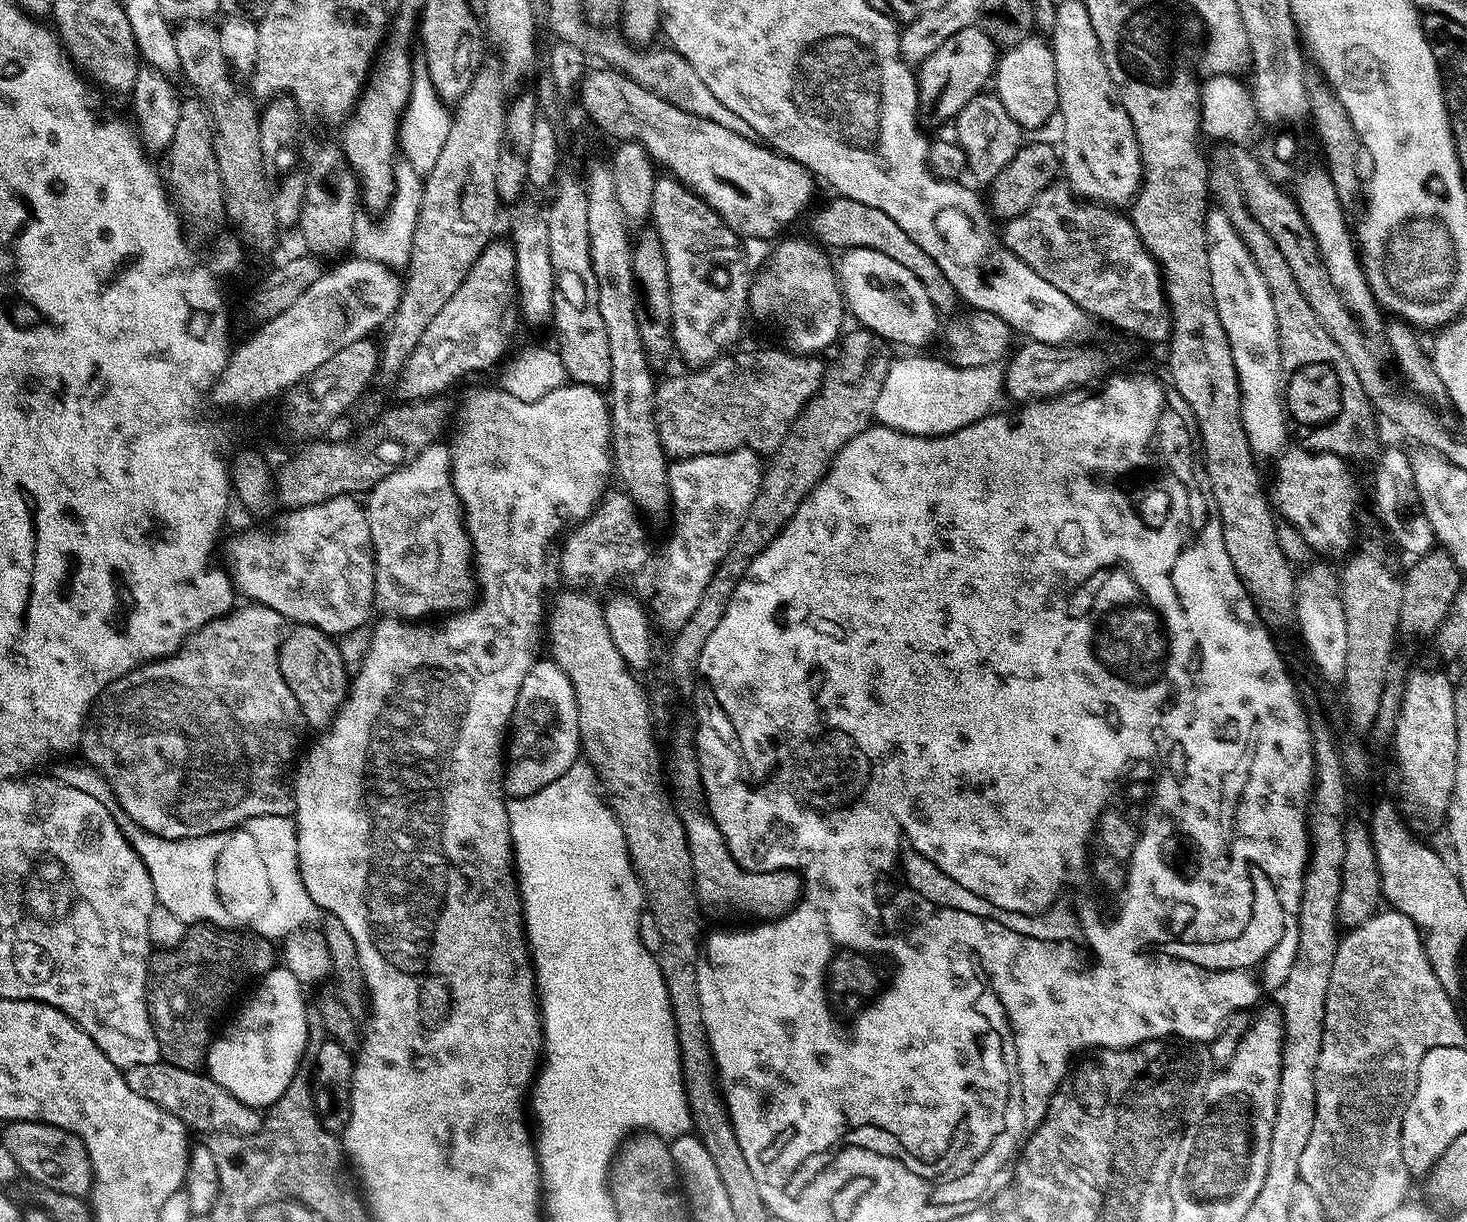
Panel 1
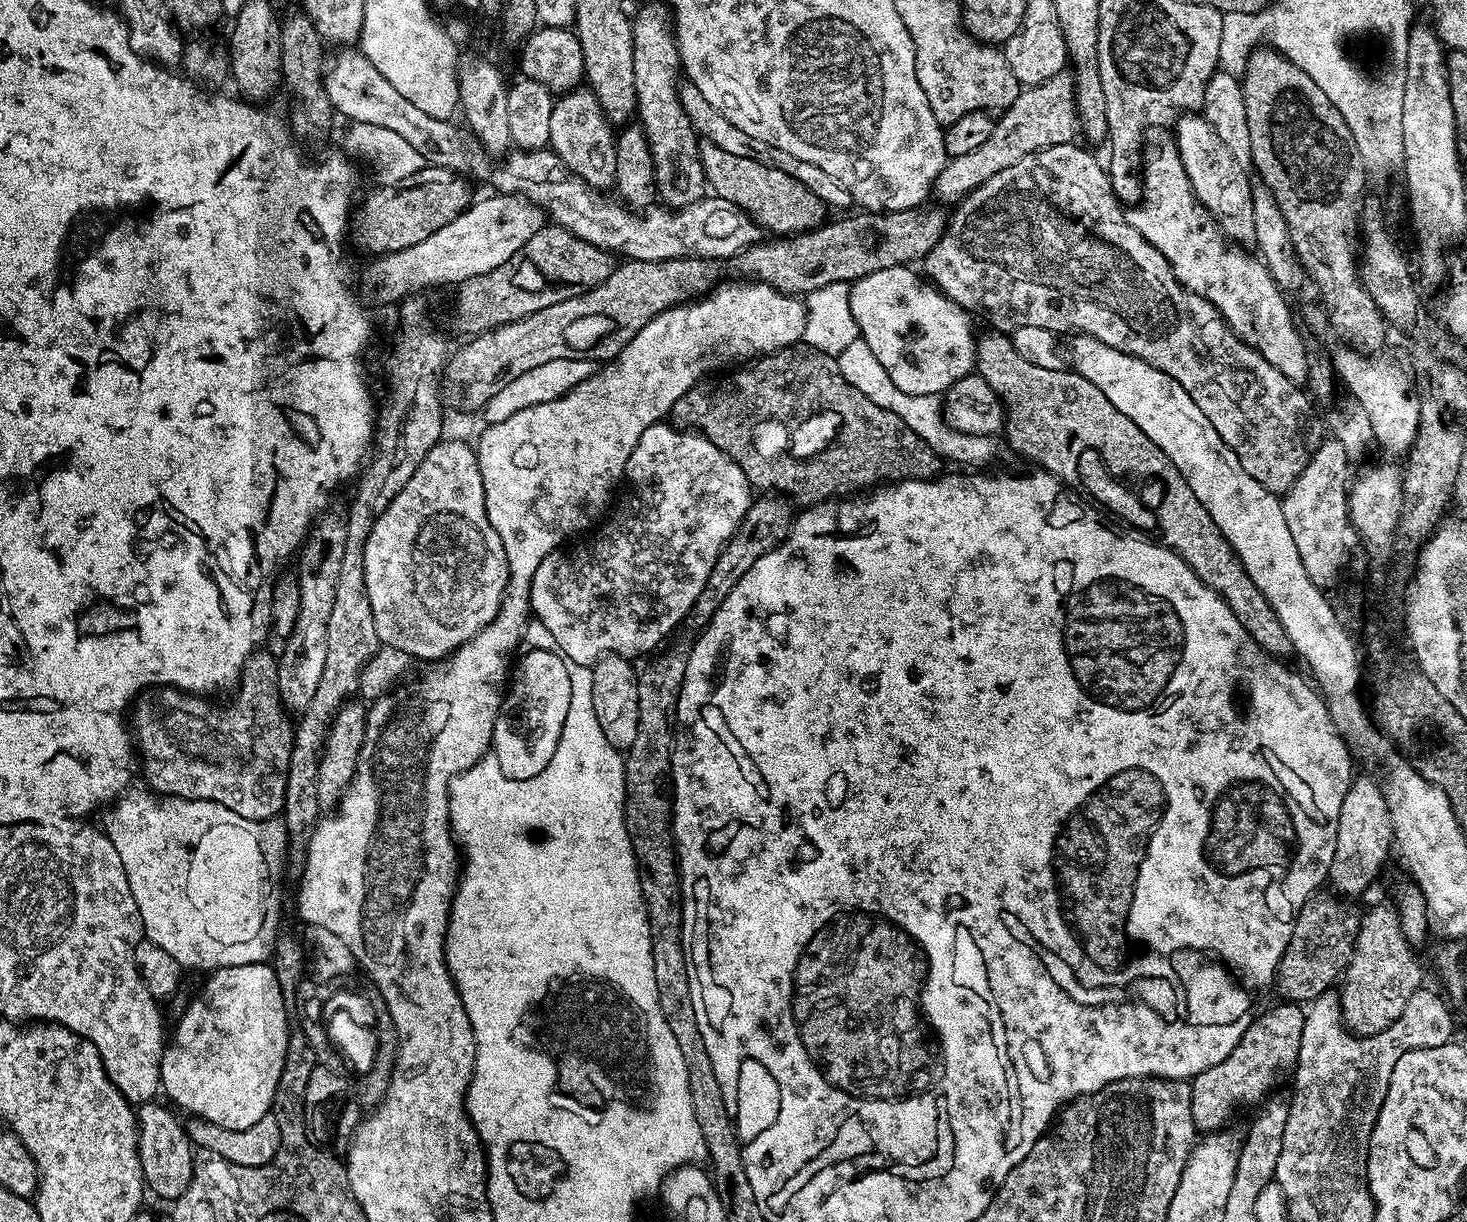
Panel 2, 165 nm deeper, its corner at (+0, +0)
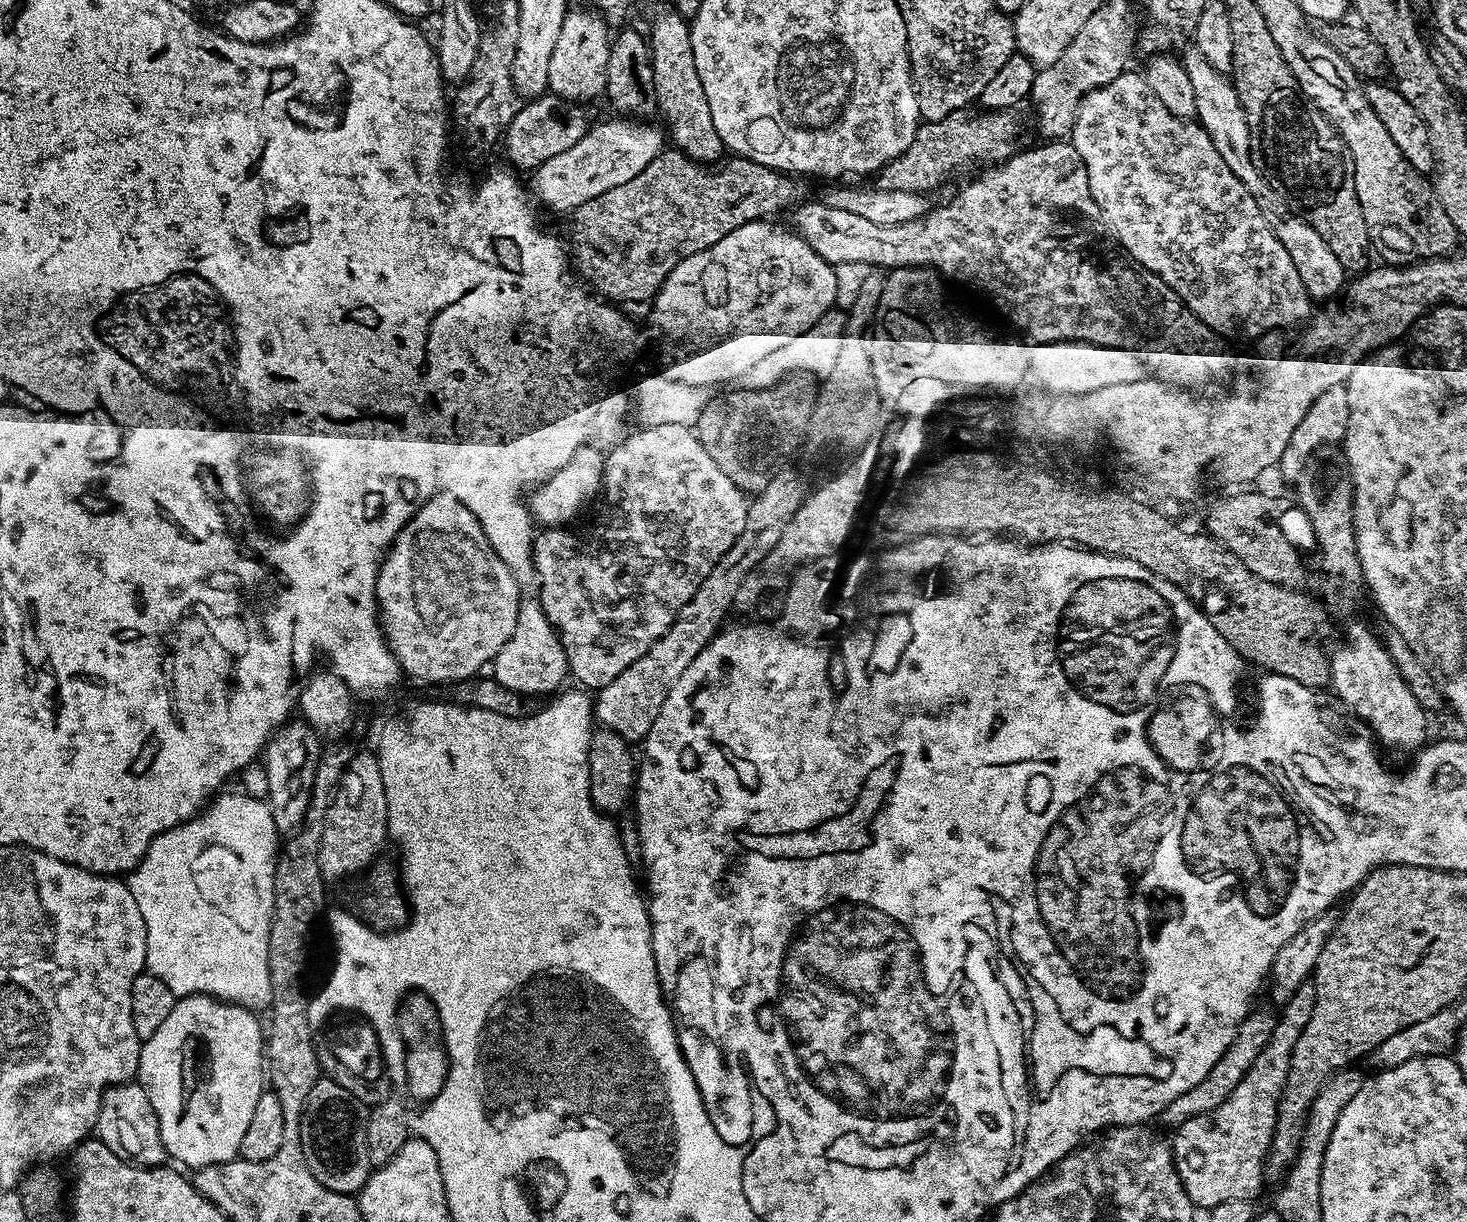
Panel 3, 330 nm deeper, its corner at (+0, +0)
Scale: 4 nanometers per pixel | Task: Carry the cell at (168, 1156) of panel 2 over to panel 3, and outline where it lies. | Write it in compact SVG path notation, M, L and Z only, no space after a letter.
M139 1082L118 1084L105 1092L100 1103L95 1135L118 1158L143 1164L145 1168L163 1165L166 1160L162 1134L158 1130L158 1118L154 1114L154 1106L150 1106L150 1098Z

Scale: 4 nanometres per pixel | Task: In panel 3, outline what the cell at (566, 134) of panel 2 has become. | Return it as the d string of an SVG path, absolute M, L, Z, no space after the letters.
M573 7L562 22L558 42L554 42L554 54L550 57L550 78L548 86L551 95L573 102L588 102L595 96L603 97L607 90L607 58L610 56L610 25L599 12L587 7Z

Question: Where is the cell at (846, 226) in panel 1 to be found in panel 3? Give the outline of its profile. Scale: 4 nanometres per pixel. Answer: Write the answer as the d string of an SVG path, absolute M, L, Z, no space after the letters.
M665 6L653 14L650 49L657 109L660 116L664 115L668 119L666 132L671 143L673 140L676 143L673 145L679 151L701 164L711 165L719 161L725 155L726 149L722 138L718 138L718 130L714 130L710 102L706 102L706 90L702 90L702 78L698 78L698 70L694 66L689 21L675 8Z

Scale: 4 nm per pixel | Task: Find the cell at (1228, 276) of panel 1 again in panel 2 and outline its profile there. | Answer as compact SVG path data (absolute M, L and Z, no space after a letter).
M1184 114L1175 121L1176 133L1174 139L1176 148L1180 151L1182 166L1186 170L1186 178L1190 180L1192 192L1198 198L1201 206L1215 218L1221 232L1232 242L1244 242L1240 240L1255 241L1254 234L1254 208L1252 206L1253 181L1248 180L1246 168L1234 160L1233 154L1223 144L1222 139L1214 132L1210 122L1204 120L1200 114Z

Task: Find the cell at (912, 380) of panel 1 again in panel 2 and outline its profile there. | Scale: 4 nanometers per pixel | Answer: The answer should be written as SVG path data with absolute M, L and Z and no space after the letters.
M858 339L850 343L846 350L835 357L835 362L842 378L846 378L846 382L850 382L854 390L862 390L862 394L866 394L870 402L898 414L898 418L902 418L902 422L906 422L906 426L910 426L910 430L914 430L918 438L922 438L939 454L941 461L953 460L954 463L960 464L956 466L967 466L972 470L980 470L985 467L983 464L988 464L995 458L996 441L998 441L995 435L971 436L956 432L945 423L942 404L936 396L911 396L898 390L898 386L890 382L890 374L882 370L882 362L874 358L874 350L870 350L870 346L866 346L864 340Z

